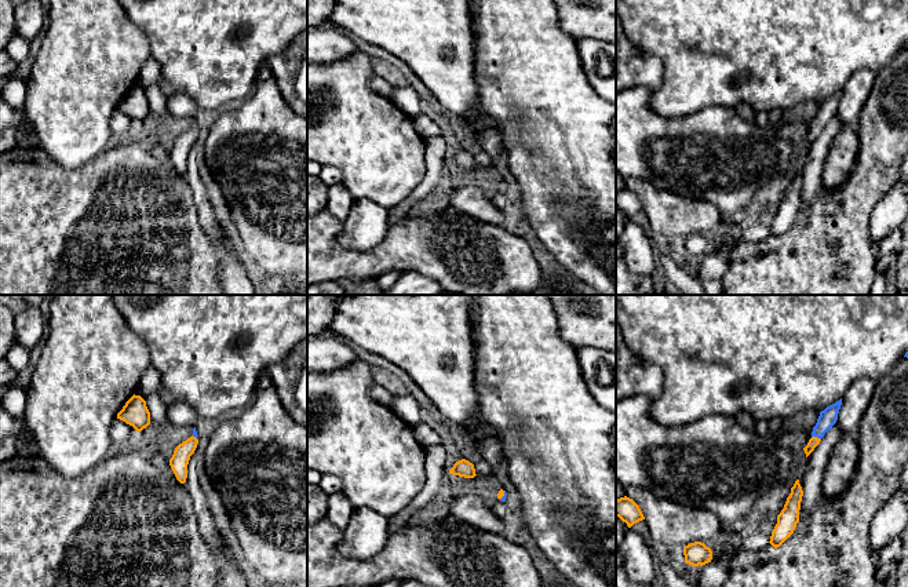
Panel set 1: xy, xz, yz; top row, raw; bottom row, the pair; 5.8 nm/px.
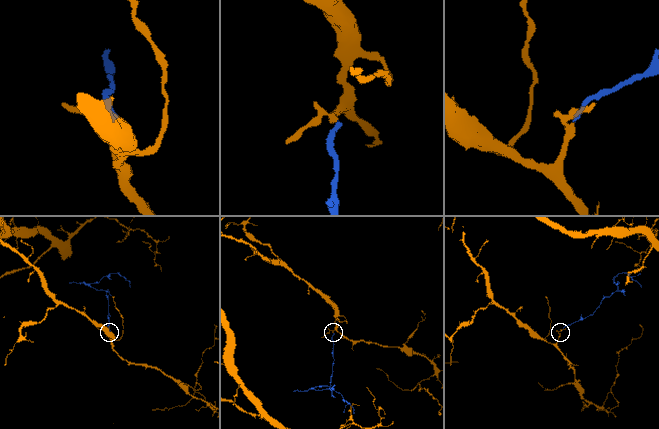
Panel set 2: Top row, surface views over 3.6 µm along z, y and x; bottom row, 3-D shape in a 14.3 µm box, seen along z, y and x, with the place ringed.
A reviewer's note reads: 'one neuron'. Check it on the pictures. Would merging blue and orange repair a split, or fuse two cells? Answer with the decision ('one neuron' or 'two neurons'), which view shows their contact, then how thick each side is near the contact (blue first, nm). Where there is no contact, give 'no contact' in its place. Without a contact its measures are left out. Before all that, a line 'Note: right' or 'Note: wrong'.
Note: right
one neuron; meets blue in yz; 100 nm thick on the blue side, 60 nm on the other

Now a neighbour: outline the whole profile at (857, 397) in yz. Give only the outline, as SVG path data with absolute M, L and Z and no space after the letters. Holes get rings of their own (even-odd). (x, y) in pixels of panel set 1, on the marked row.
M857 379L845 393L836 423L845 433L857 434L861 420L872 400L876 380Z

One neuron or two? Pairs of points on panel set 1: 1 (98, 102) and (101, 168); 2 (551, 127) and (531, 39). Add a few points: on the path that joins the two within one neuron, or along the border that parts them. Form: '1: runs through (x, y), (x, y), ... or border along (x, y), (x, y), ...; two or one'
1: border along (113, 142), (84, 164), (72, 168); two
2: runs through (543, 105), (531, 80), (531, 61); one

